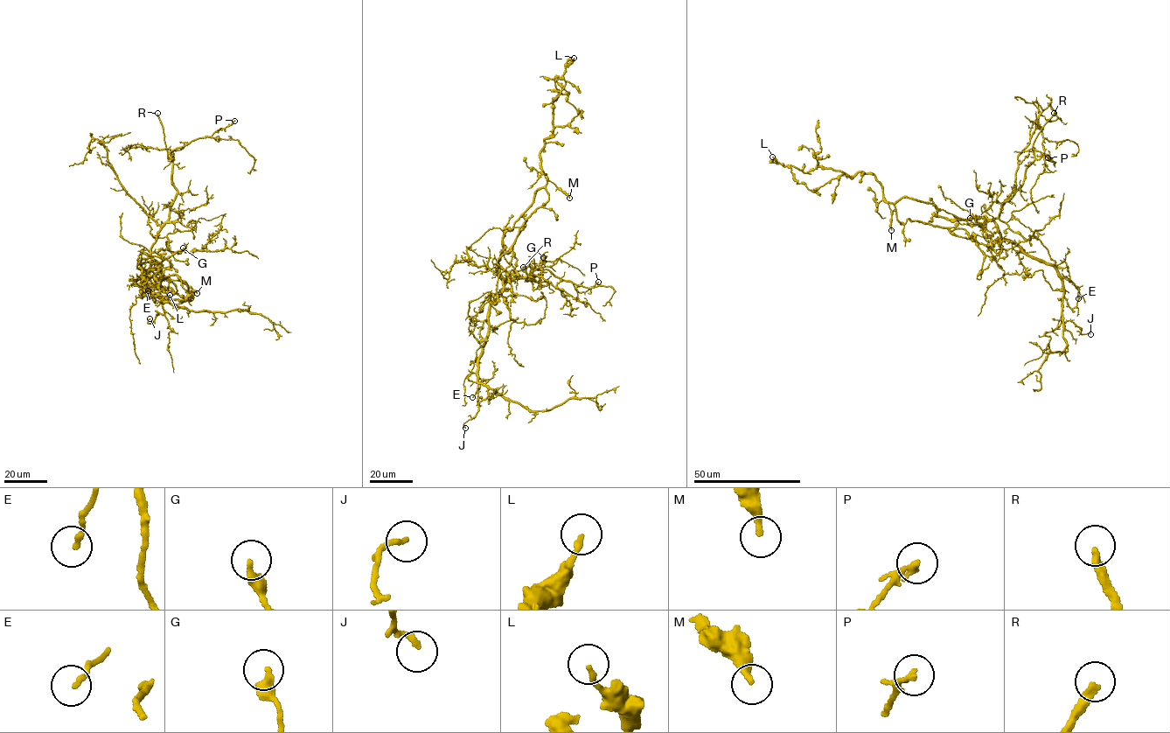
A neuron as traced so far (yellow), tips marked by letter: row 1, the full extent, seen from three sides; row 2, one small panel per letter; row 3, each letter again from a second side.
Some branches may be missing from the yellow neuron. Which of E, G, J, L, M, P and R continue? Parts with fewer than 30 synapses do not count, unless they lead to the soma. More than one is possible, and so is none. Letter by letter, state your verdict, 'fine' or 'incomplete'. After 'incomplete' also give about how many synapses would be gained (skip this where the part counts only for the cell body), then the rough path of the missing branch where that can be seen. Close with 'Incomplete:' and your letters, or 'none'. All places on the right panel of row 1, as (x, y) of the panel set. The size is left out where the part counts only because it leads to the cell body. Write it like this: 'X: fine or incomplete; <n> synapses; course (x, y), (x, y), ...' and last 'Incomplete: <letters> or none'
E: fine
G: fine
J: fine
L: fine
M: fine
P: fine
R: incomplete; course (1054, 113), (1075, 86)
Incomplete: R

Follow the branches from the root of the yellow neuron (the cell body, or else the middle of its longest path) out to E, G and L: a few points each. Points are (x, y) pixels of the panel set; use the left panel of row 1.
E: (141, 266), (142, 259), (150, 258), (150, 268), (143, 270), (148, 272), (146, 278), (152, 275), (148, 290)
G: (141, 266), (142, 259), (151, 257), (161, 261), (177, 250), (185, 250), (183, 247)
L: (141, 266), (142, 284), (148, 270), (161, 268), (170, 279), (156, 268), (163, 302), (170, 295)

